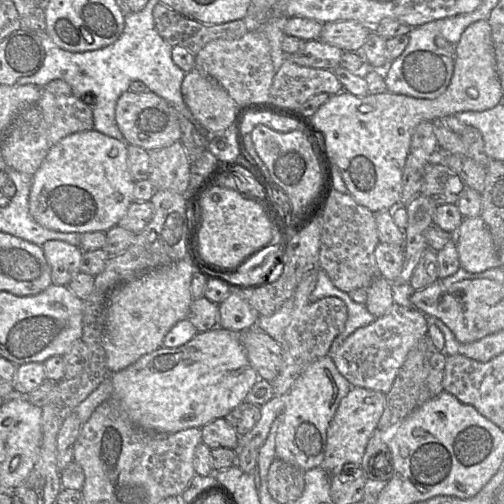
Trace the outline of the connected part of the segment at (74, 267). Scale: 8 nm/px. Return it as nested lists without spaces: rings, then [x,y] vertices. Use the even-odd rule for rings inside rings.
[[[60,240],[47,241],[41,247],[51,269],[52,284],[68,286],[80,273],[82,249]]]

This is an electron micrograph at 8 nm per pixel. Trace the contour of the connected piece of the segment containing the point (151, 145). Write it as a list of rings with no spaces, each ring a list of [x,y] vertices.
[[[153,91],[124,92],[117,100],[115,119],[128,145],[136,145],[145,150],[158,150],[181,139],[178,112]]]

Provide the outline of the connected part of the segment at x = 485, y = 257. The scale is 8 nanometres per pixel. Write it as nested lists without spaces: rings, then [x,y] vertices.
[[[480,216],[463,218],[455,243],[460,267],[468,272],[484,272],[501,265],[490,230]]]

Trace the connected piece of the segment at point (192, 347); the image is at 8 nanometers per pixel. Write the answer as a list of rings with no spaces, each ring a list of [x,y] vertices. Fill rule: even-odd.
[[[215,327],[198,332],[194,338],[179,347],[161,346],[141,356],[136,362],[111,373],[112,398],[137,426],[163,433],[175,433],[188,428],[202,428],[211,421],[224,418],[236,406],[244,402],[249,390],[258,380],[240,341],[240,333]]]

